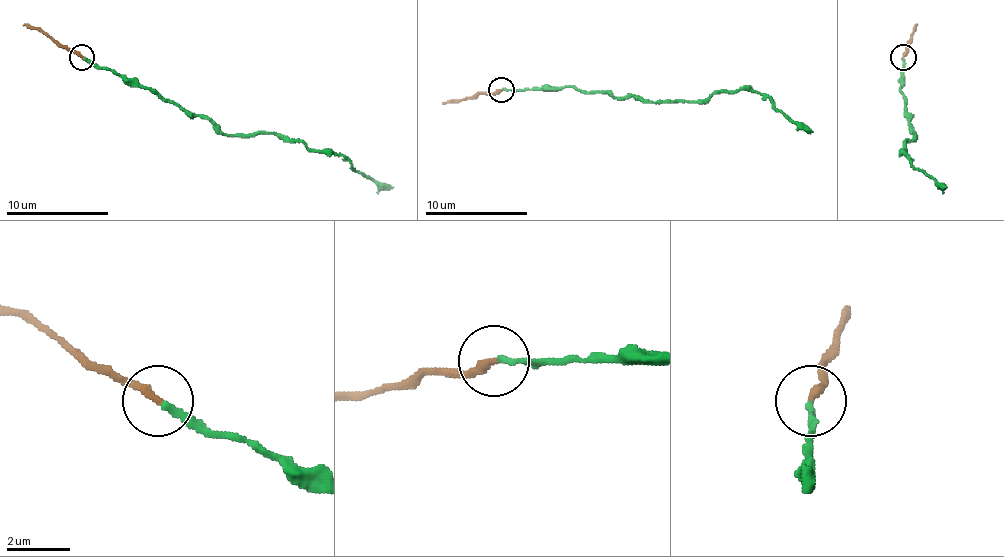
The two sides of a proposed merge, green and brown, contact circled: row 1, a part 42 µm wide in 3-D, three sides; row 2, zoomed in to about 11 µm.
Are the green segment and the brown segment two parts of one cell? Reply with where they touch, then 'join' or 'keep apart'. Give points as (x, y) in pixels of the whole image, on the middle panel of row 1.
place (501, 89); keep apart

